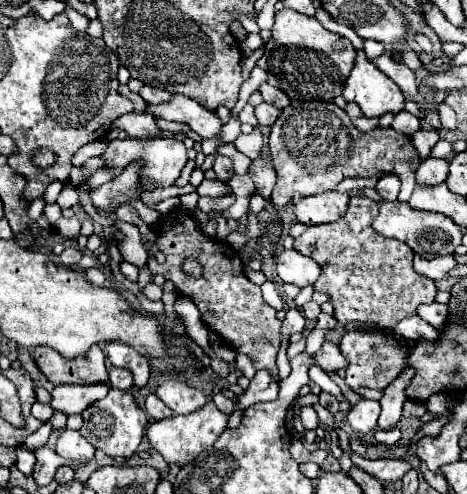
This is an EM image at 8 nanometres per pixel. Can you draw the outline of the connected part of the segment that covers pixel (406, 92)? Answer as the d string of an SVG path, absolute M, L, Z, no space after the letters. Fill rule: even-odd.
M382 53L372 63L400 87L406 100L417 103L424 102L424 97L420 93L416 81L414 81L414 71L410 71L404 63L392 61L392 57L388 53Z

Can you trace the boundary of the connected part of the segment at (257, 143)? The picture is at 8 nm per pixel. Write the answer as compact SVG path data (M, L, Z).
M254 128L248 135L240 134L233 143L240 152L245 154L252 161L256 160L260 156L263 146L262 132Z

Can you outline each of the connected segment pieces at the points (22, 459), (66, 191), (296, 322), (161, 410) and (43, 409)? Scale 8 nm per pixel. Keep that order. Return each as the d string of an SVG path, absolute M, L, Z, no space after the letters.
M18 447L18 449L16 449L16 455L18 455L16 467L18 467L24 475L32 475L32 469L34 469L34 463L36 463L34 453L28 451L28 449L24 449L24 447Z
M66 179L64 189L62 189L62 193L58 195L56 203L60 205L60 209L68 209L68 207L76 207L76 205L78 205L78 191L76 191L76 187L72 185L70 179Z
M290 307L288 313L286 313L286 319L282 321L282 337L288 337L288 335L292 335L292 333L304 331L304 323L306 323L304 315L302 315L298 309Z
M150 393L150 395L146 397L146 411L148 411L148 415L150 415L152 419L156 419L156 421L172 415L172 411L170 411L154 393Z
M34 403L32 405L32 415L36 417L36 419L40 419L40 421L48 421L52 415L54 415L54 411L52 411L52 407L50 405L44 405L44 403Z

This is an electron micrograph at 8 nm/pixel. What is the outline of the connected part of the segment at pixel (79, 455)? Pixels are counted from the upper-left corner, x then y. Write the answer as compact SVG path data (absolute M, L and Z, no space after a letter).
M64 429L56 441L56 453L64 459L70 459L70 461L88 463L94 459L96 449L78 431Z

